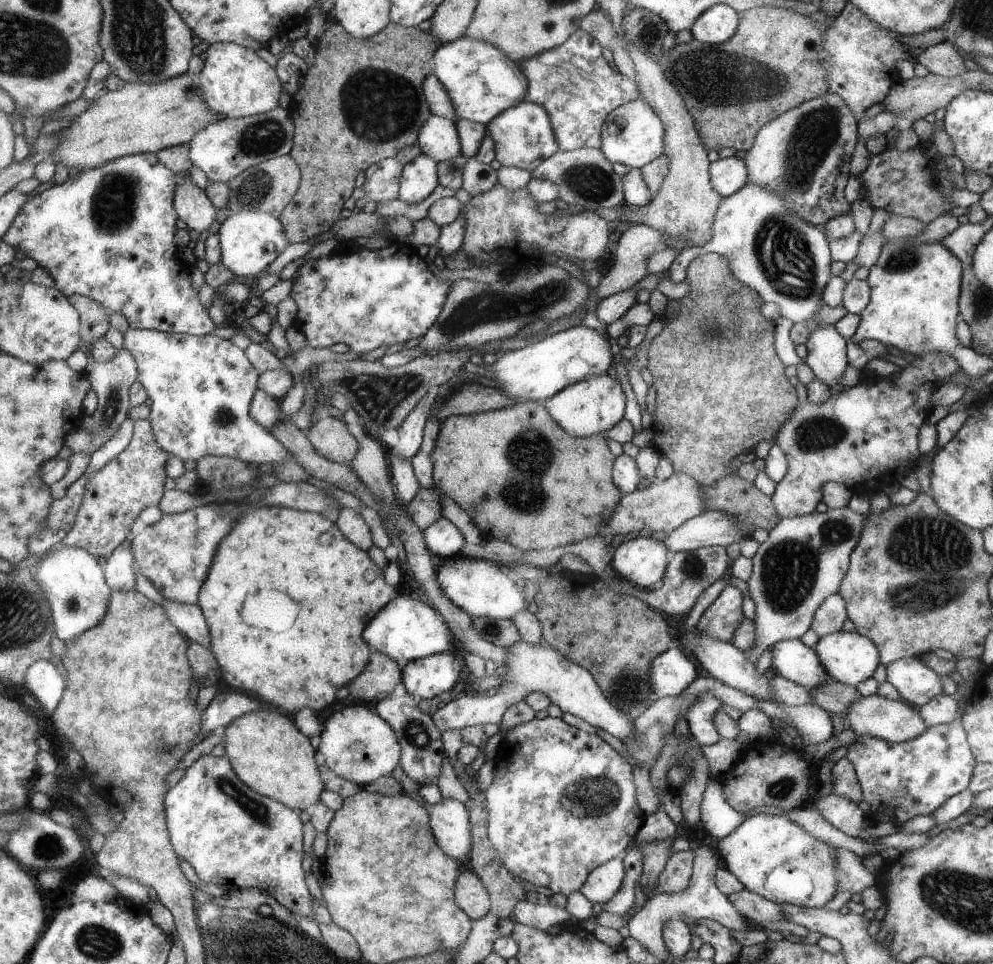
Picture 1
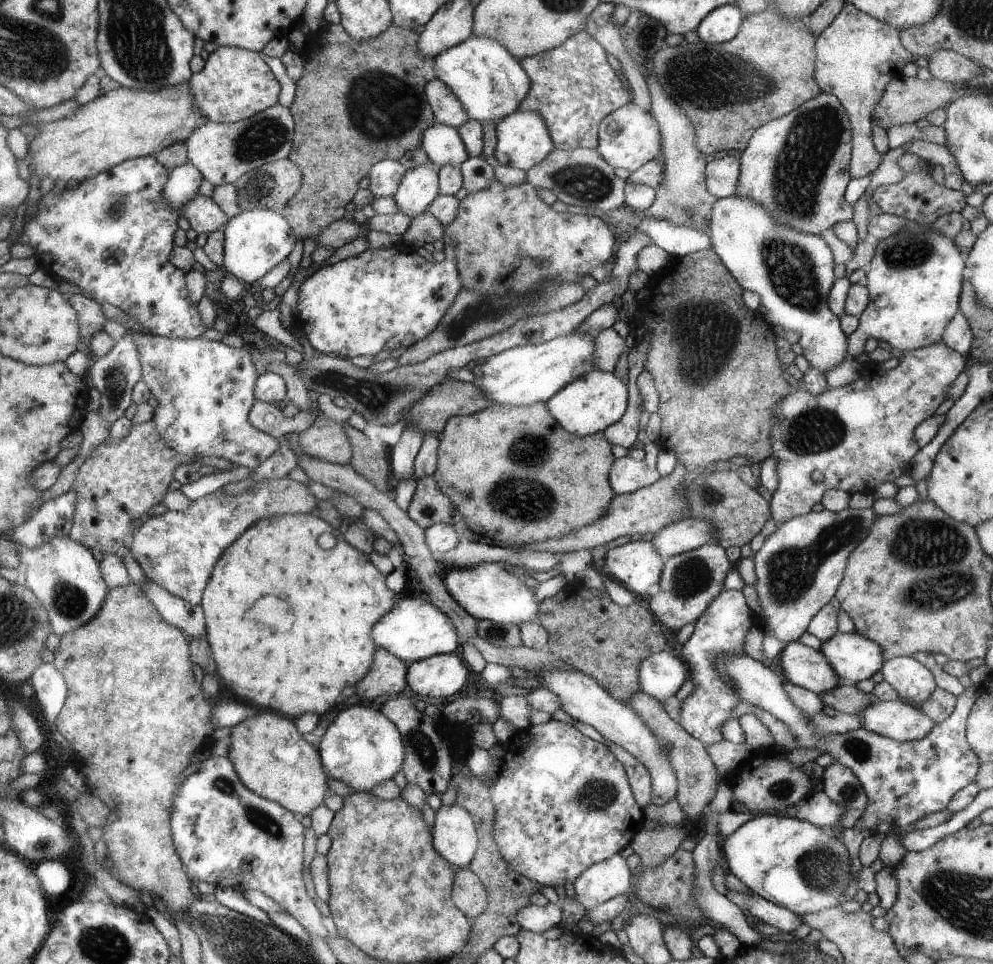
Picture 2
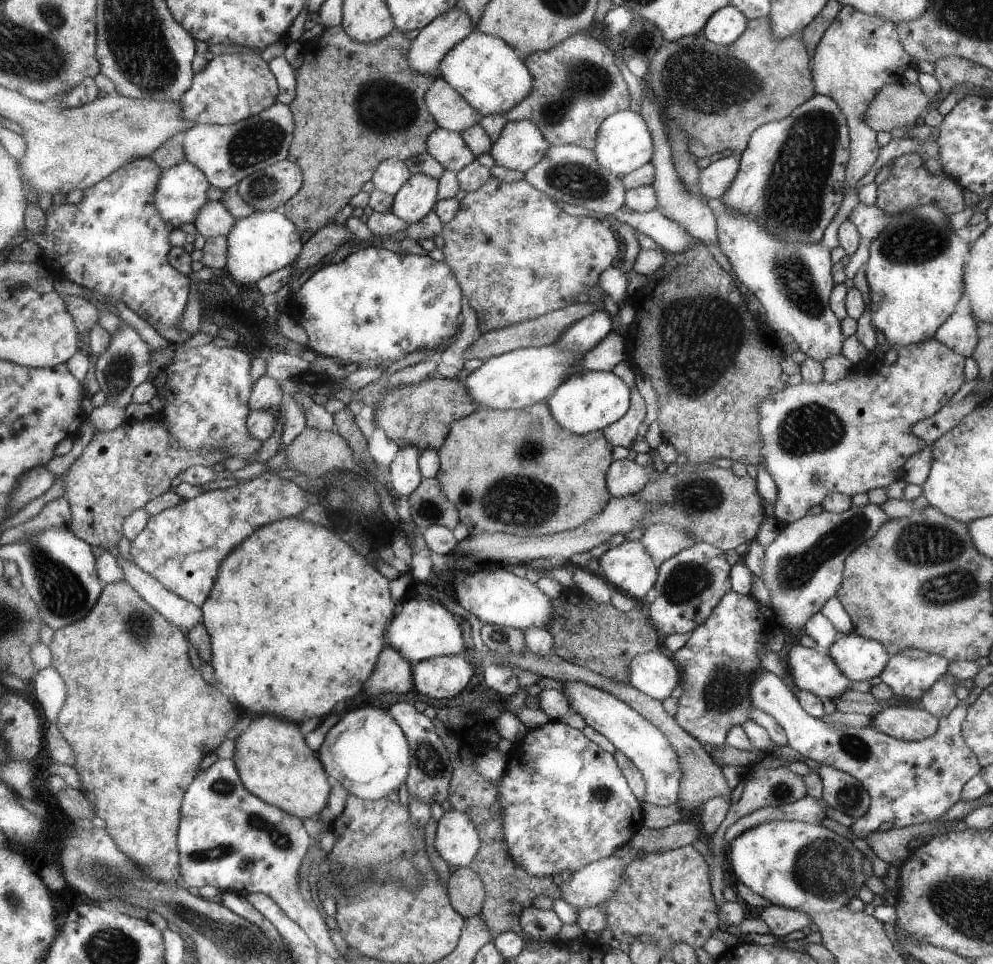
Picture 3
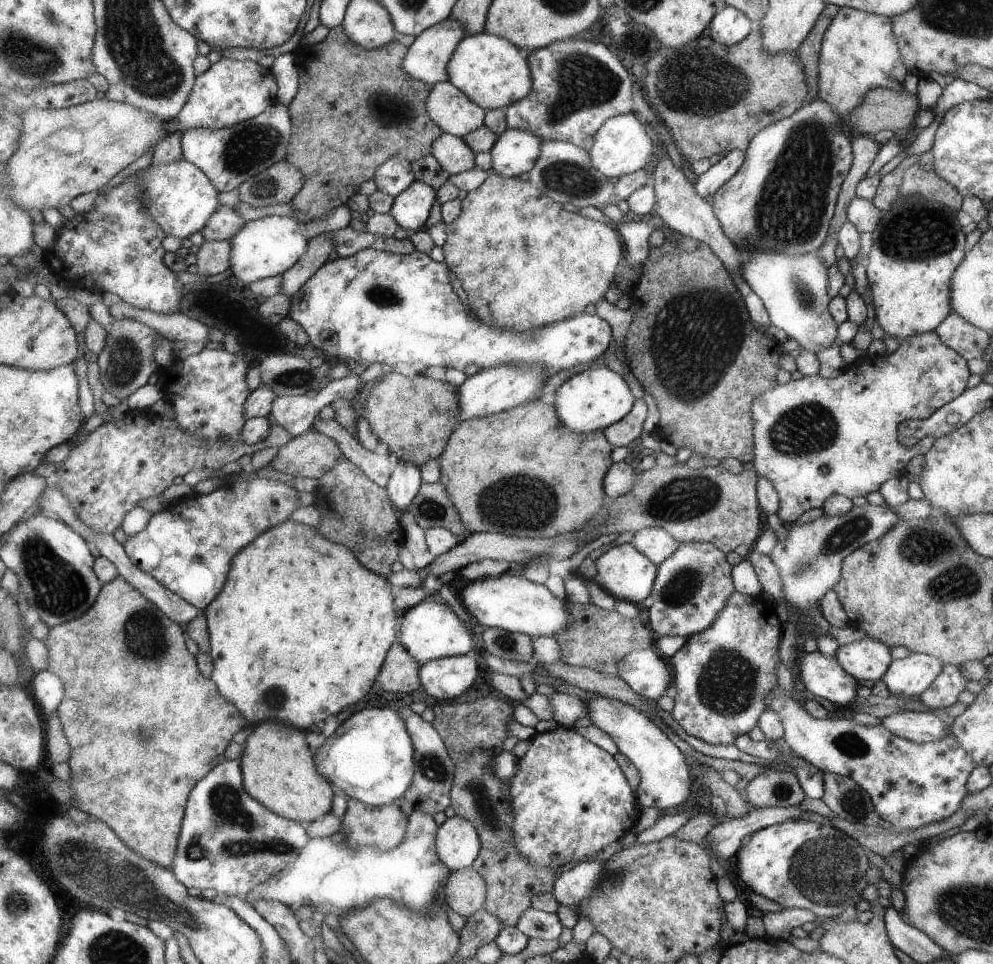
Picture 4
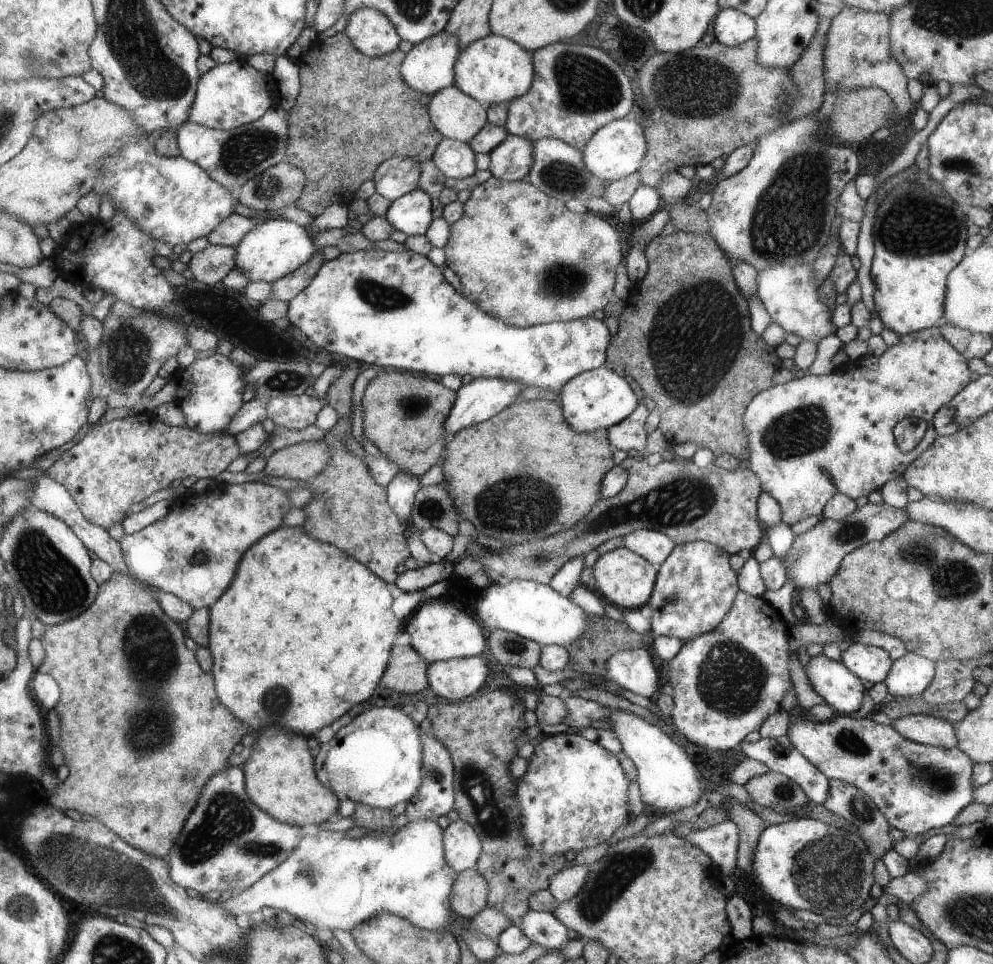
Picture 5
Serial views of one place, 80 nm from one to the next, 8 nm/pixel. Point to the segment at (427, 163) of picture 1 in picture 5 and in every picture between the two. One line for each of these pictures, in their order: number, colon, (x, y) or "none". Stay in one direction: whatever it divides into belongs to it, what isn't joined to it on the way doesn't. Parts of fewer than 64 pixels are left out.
2: (420, 186)
3: (419, 195)
4: (412, 208)
5: (412, 214)

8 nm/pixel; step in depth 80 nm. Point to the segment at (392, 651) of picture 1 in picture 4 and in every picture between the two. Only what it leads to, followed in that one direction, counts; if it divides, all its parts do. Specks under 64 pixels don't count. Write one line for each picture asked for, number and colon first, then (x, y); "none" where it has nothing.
2: (414, 629)
3: (422, 629)
4: (429, 630)

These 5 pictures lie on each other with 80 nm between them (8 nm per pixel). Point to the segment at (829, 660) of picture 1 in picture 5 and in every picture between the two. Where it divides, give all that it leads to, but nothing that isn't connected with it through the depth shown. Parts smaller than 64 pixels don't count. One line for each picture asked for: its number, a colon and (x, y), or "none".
2: (853, 657)
3: (858, 658)
4: (865, 659)
5: (870, 664)

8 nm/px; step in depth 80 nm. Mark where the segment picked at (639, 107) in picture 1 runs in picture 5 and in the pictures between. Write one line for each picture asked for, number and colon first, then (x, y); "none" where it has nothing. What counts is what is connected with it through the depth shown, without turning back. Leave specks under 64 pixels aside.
2: (629, 137)
3: (624, 142)
4: (622, 145)
5: (616, 150)

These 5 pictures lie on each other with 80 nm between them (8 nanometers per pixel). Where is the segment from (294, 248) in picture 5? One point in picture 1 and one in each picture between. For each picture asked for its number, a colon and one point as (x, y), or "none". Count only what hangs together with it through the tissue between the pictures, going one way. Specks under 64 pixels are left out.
1: (251, 240)
2: (256, 241)
3: (263, 242)
4: (269, 246)

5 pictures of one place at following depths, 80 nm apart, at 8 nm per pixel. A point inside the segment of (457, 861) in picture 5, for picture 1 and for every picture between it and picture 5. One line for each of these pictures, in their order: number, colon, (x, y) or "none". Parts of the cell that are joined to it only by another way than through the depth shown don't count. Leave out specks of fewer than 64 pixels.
1: (449, 819)
2: (455, 837)
3: (457, 840)
4: (458, 842)

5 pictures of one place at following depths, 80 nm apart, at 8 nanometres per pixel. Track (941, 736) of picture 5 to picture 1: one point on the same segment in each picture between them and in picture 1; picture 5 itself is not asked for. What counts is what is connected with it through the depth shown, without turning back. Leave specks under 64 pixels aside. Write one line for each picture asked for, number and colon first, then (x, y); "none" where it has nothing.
1: (873, 716)
2: (896, 719)
3: (906, 722)
4: (925, 726)

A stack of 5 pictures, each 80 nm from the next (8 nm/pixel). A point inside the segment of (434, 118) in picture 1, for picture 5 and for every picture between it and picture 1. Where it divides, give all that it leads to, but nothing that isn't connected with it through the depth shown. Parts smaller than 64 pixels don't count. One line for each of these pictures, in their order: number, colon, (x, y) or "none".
2: (442, 143)
3: (447, 147)
4: (452, 153)
5: (455, 160)

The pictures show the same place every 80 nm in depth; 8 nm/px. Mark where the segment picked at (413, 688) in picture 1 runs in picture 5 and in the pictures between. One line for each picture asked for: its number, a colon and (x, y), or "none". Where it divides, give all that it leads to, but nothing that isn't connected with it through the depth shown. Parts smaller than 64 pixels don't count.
2: (439, 675)
3: (434, 677)
4: (447, 677)
5: (453, 679)

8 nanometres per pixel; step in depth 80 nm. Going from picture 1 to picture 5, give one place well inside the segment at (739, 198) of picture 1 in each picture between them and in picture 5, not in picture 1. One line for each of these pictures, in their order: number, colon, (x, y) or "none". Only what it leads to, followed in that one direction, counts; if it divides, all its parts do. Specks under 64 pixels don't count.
2: (791, 271)
3: (792, 282)
4: (792, 287)
5: (789, 295)

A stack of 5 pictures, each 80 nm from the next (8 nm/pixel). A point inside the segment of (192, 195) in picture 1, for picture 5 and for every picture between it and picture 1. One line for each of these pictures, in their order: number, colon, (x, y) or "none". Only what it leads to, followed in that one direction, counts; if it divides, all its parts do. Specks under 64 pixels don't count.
2: (205, 216)
3: (216, 219)
4: (226, 222)
5: (230, 233)

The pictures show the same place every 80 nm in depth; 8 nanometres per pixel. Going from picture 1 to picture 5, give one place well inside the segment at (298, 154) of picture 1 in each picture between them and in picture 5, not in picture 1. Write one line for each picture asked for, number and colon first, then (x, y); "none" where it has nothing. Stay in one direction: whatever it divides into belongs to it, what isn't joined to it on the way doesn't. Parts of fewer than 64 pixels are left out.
2: (359, 102)
3: (339, 153)
4: (355, 108)
5: (354, 113)

